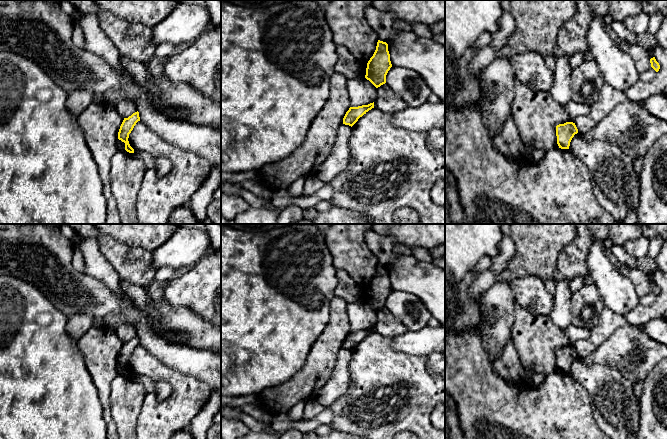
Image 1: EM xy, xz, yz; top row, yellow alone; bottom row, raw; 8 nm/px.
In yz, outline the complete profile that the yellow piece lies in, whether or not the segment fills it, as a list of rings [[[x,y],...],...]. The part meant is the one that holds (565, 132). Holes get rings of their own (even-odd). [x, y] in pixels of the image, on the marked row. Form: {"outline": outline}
{"outline": [[[566,122],[556,126],[557,144],[561,149],[569,149],[570,142],[578,129],[573,122]]]}

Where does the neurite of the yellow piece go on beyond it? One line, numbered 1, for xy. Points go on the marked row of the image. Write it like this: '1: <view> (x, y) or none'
1: none

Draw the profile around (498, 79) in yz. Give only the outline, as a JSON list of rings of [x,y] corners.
[[[496,57],[481,72],[480,115],[489,134],[499,133],[511,115],[517,78],[509,57]]]

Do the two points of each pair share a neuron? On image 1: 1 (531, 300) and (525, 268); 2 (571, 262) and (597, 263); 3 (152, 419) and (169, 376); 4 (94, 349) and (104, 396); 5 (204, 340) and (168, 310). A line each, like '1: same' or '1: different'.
1: different
2: different
3: same
4: same
5: same

